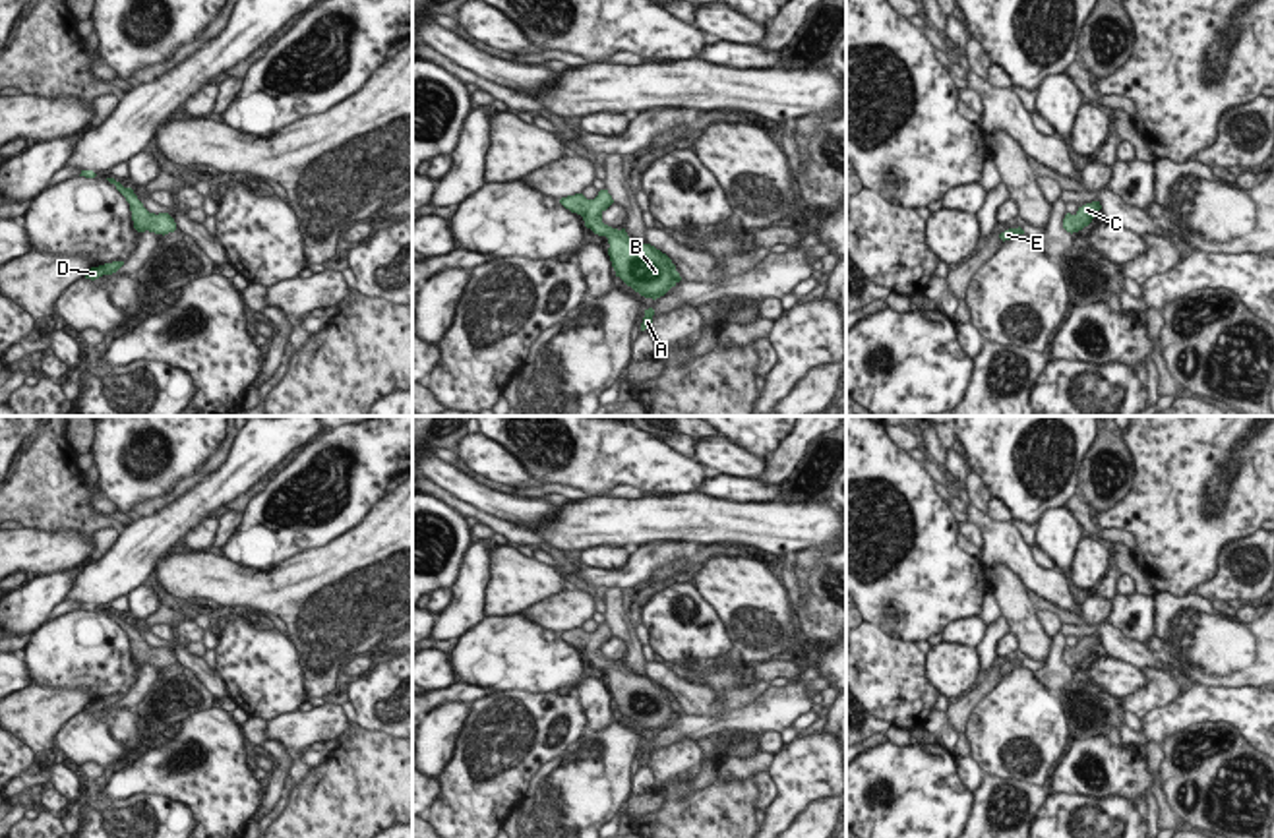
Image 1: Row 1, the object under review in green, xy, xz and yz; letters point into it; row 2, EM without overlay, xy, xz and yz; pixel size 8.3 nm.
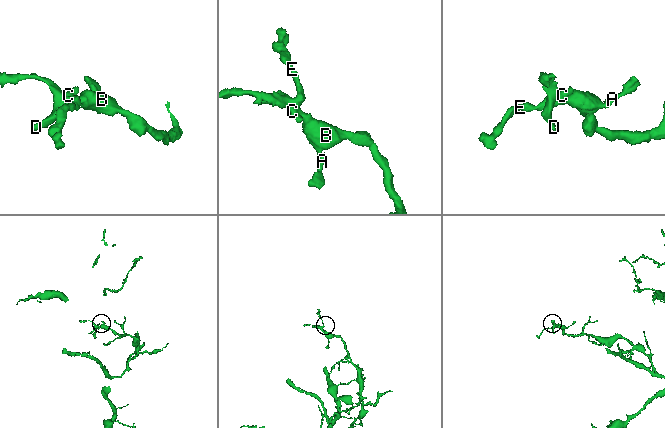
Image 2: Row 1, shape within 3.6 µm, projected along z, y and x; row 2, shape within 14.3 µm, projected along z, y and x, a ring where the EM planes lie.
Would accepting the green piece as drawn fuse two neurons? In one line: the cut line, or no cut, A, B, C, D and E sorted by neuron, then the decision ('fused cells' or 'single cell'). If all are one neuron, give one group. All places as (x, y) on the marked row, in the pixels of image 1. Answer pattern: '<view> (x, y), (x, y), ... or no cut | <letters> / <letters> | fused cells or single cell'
no cut | A B C D E | single cell

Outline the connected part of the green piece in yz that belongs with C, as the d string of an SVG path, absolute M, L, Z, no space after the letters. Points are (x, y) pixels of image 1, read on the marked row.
M1092 201L1092 203L1078 207L1075 215L1067 213L1063 219L1063 228L1071 234L1082 230L1084 226L1092 223L1094 215L1100 209L1102 209L1100 201Z

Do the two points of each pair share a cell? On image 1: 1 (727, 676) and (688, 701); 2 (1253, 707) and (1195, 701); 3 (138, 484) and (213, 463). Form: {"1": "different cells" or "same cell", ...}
{"1": "different cells", "2": "same cell", "3": "different cells"}

